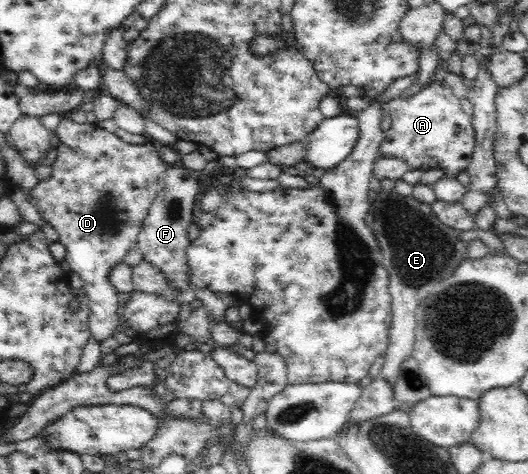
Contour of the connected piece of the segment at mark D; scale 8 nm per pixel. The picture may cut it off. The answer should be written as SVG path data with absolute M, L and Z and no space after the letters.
M61 117L60 123L52 131L58 144L56 156L49 165L50 176L38 182L32 189L22 189L26 200L36 208L43 222L47 222L58 232L59 243L65 248L65 260L70 270L83 280L83 293L88 299L89 331L96 342L115 338L123 328L118 315L118 291L110 281L114 268L121 266L128 252L137 248L137 238L147 217L153 199L164 188L164 173L168 163L162 160L160 150L152 143L141 145L122 142L114 133L108 133L97 126L78 124L71 118Z

